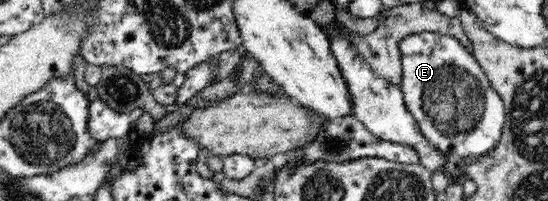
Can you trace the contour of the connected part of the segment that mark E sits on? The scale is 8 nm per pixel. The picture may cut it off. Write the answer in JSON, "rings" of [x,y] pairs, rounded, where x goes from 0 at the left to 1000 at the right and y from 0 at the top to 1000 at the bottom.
{"rings":[[[770,154],[737,184],[728,209],[734,264],[734,398],[730,438],[743,542],[765,617],[783,711],[808,766],[832,761],[839,786],[878,786],[892,771],[911,711],[922,622],[922,517],[892,423],[870,289],[830,179]]]}

